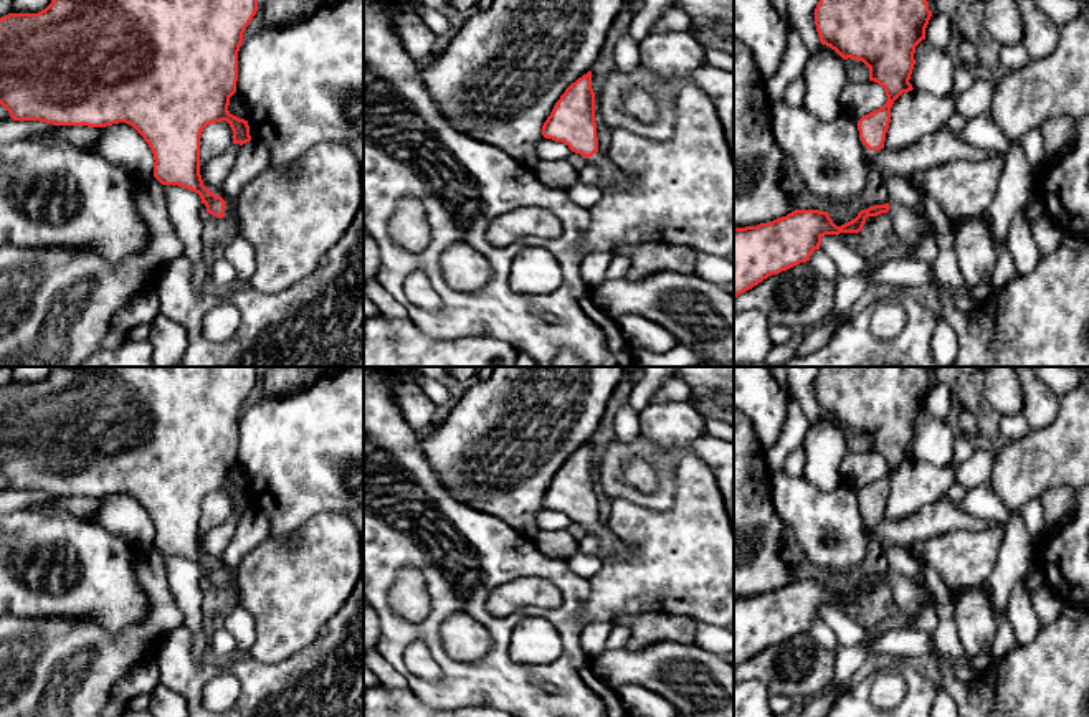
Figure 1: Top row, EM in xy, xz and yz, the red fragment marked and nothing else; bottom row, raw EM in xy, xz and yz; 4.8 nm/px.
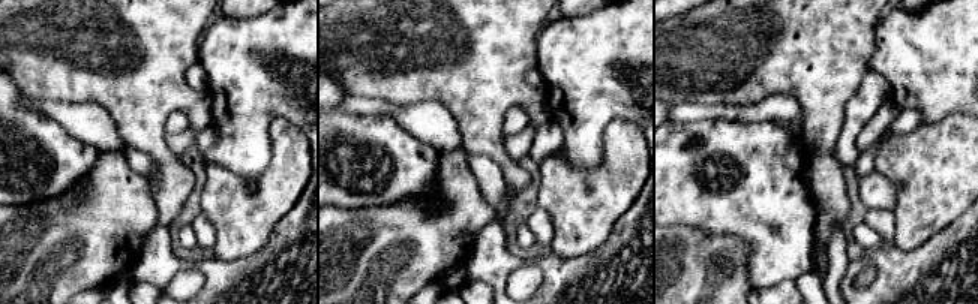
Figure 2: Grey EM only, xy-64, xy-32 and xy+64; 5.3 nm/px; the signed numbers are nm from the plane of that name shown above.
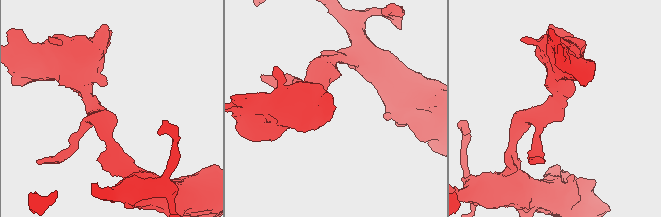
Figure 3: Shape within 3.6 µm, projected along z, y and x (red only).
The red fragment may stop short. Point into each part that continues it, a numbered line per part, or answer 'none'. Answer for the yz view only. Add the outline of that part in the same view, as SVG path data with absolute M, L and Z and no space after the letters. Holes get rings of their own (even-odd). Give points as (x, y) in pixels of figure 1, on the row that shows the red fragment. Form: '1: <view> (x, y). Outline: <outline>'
1: yz (909, 225). Outline: M889 202L887 215L892 220L897 236L912 246L919 245L924 233L929 233L932 238L935 238L934 226L925 216L922 205L912 210L901 203Z

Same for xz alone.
1: xz (610, 174). Outline: M595 152L592 157L587 159L587 164L593 164L598 167L600 177L597 185L602 190L606 190L613 185L625 187L638 180L636 175L620 170L603 152Z

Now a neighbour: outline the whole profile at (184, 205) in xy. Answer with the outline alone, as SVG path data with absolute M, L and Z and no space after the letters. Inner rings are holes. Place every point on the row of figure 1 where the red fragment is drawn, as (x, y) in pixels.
M165 185L165 200L169 216L178 238L183 241L183 256L192 263L193 268L193 287L197 292L203 291L203 281L208 268L203 263L203 243L202 243L202 215L198 193L187 190L178 185Z

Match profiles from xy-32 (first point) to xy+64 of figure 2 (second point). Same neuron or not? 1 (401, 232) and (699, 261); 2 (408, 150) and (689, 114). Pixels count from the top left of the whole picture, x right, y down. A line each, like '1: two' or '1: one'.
1: one
2: two

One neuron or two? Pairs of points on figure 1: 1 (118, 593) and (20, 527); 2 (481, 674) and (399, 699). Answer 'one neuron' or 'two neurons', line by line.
1: one neuron
2: two neurons

